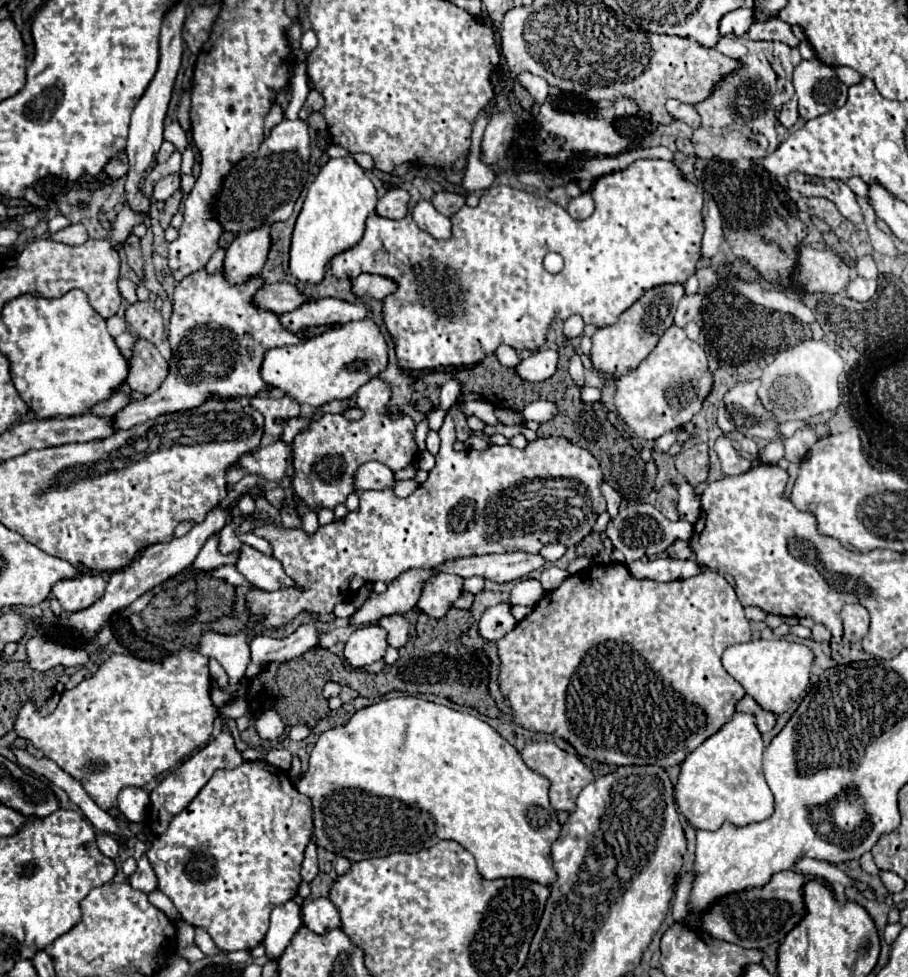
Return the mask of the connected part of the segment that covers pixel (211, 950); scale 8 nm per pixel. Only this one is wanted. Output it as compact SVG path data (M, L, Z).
M198 928L196 930L196 936L194 936L194 944L204 952L204 954L216 954L216 952L220 952L216 946L214 946L214 942L212 942L212 938L202 930L202 928Z

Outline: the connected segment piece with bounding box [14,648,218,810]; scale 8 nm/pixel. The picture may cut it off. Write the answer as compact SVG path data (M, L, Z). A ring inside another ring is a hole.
M176 650L162 660L140 660L134 656L110 656L98 672L84 678L76 688L66 690L58 708L42 718L32 702L26 702L18 714L14 730L20 738L30 740L44 756L56 762L64 772L76 778L88 796L104 810L116 806L120 790L128 786L144 786L164 774L192 752L204 746L212 736L212 724L218 708L210 700L208 658L198 650Z

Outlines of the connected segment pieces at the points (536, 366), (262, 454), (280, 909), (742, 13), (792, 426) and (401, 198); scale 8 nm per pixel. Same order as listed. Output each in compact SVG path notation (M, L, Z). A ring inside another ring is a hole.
M538 350L530 358L520 362L516 366L516 372L528 382L540 382L556 372L556 364L558 364L556 350Z
M276 440L266 448L258 448L256 452L244 454L240 458L238 468L230 468L226 474L228 484L236 484L244 474L258 474L266 480L280 482L286 474L288 462L292 458L292 444Z
M288 900L288 902L276 906L270 916L270 930L264 938L266 956L270 960L278 960L300 926L302 926L300 906L294 900Z
M740 8L734 12L728 12L722 20L720 20L720 34L736 34L742 36L748 32L750 24L754 22L754 10L752 8Z
M802 420L799 421L788 421L782 425L780 425L780 434L783 438L789 438L791 436L794 435L794 433L799 430L802 429L803 427L807 427L807 428L814 428L814 425L811 424L805 424L804 422L802 422Z
M394 188L388 190L376 206L376 214L384 216L384 218L392 218L392 220L400 220L408 214L408 202L410 202L410 194L402 188Z

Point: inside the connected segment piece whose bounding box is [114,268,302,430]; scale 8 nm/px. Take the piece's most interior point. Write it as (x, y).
(218, 336)

